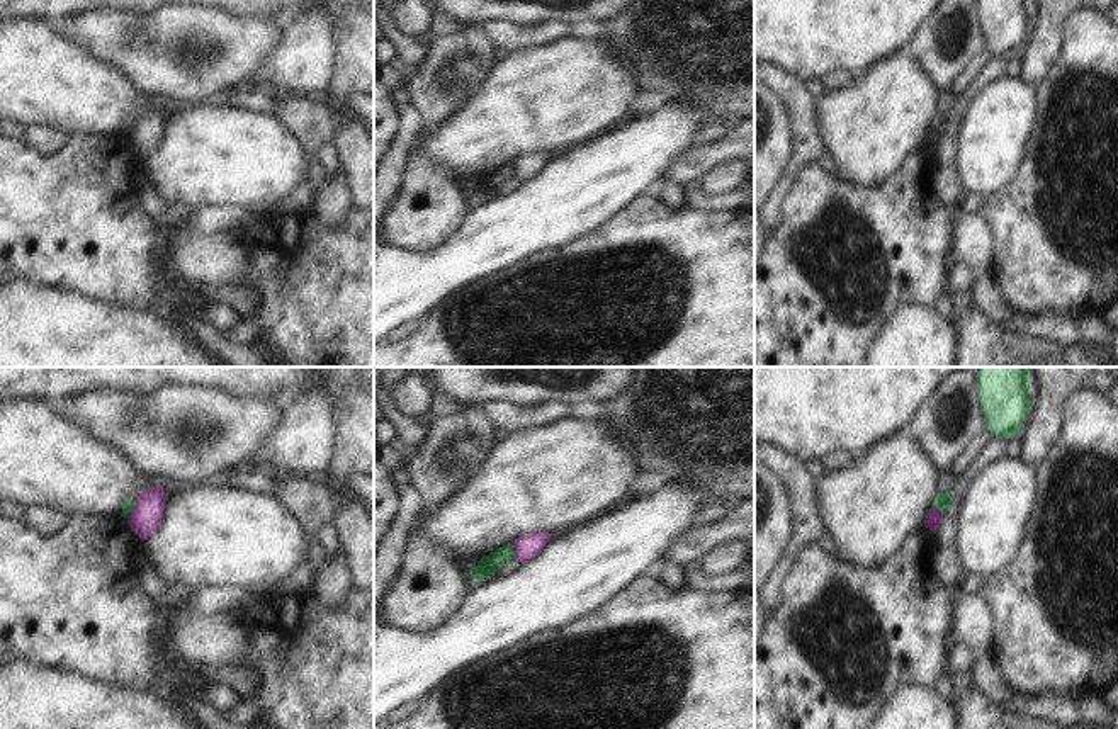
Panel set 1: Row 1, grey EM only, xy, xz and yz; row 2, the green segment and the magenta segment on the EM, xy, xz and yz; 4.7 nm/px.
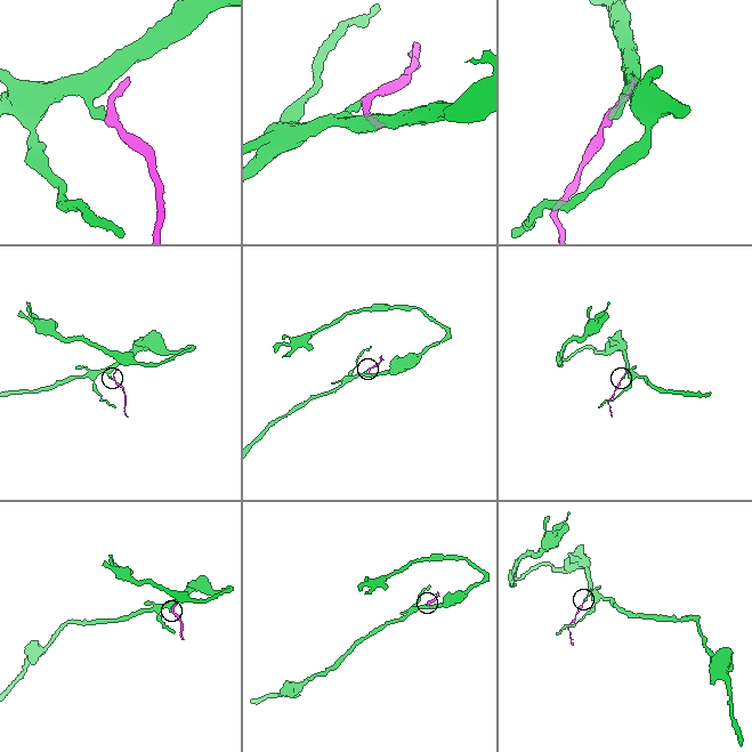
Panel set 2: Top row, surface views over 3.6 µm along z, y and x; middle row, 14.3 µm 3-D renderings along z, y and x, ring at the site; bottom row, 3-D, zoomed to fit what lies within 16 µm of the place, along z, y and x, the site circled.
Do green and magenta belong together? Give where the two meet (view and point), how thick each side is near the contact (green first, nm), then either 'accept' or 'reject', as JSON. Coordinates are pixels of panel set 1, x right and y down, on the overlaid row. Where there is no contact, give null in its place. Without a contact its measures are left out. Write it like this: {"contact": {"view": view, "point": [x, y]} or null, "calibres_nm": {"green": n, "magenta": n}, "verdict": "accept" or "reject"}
{"contact": {"view": "xy", "point": [131, 510]}, "calibres_nm": {"green": 60, "magenta": 150}, "verdict": "reject"}

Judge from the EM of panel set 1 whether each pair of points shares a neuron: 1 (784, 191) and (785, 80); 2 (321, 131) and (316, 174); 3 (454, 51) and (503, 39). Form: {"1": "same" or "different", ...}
{"1": "same", "2": "same", "3": "different"}

